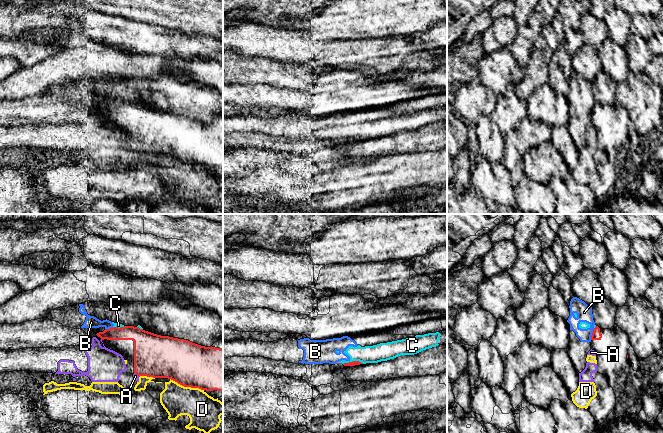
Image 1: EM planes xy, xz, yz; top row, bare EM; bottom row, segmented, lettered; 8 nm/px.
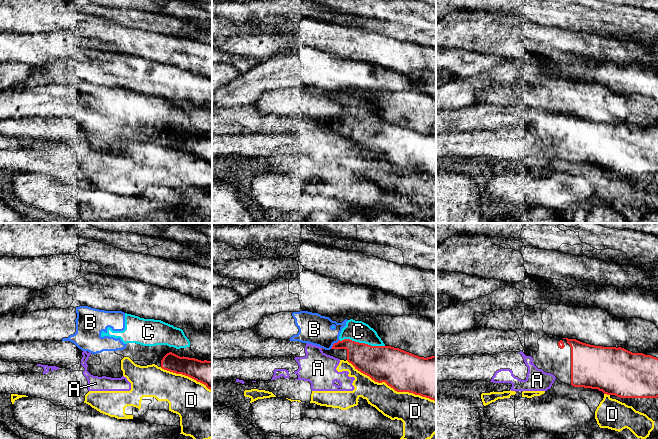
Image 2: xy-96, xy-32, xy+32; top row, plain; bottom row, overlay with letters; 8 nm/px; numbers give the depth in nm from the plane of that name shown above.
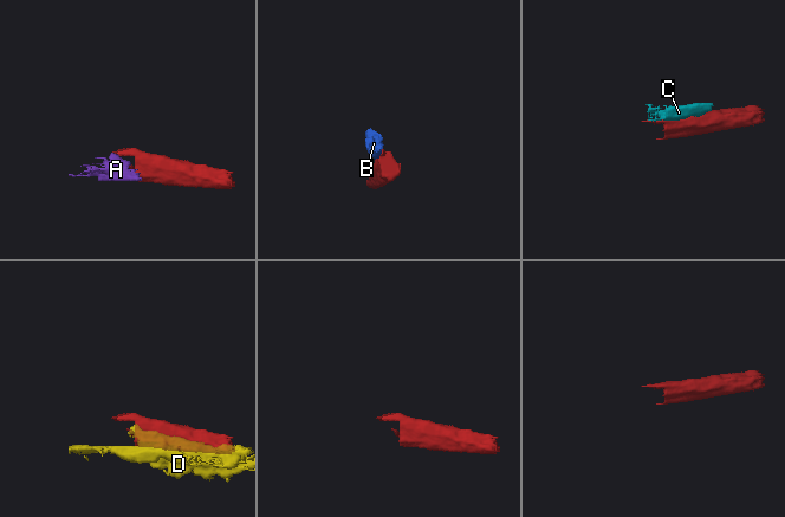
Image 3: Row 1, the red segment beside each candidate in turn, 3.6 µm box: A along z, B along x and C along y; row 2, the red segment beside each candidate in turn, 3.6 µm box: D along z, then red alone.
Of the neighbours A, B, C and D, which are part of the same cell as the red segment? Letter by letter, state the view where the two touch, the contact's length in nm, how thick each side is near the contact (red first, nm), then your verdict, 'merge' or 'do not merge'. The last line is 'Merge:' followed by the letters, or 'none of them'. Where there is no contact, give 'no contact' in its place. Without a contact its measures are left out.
A: contact in xy; length 60 nm; calibres 340 and 40 nm; do not merge
B: contact in yz; length 100 nm; calibres 80 and 130 nm; do not merge
C: contact in xz; length 220 nm; calibres 40 and 140 nm; do not merge
D: contact in xy; length 280 nm; calibres 360 and 260 nm; do not merge
Merge: none of them

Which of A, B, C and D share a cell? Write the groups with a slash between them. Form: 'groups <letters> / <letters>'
groups A / B C / D

